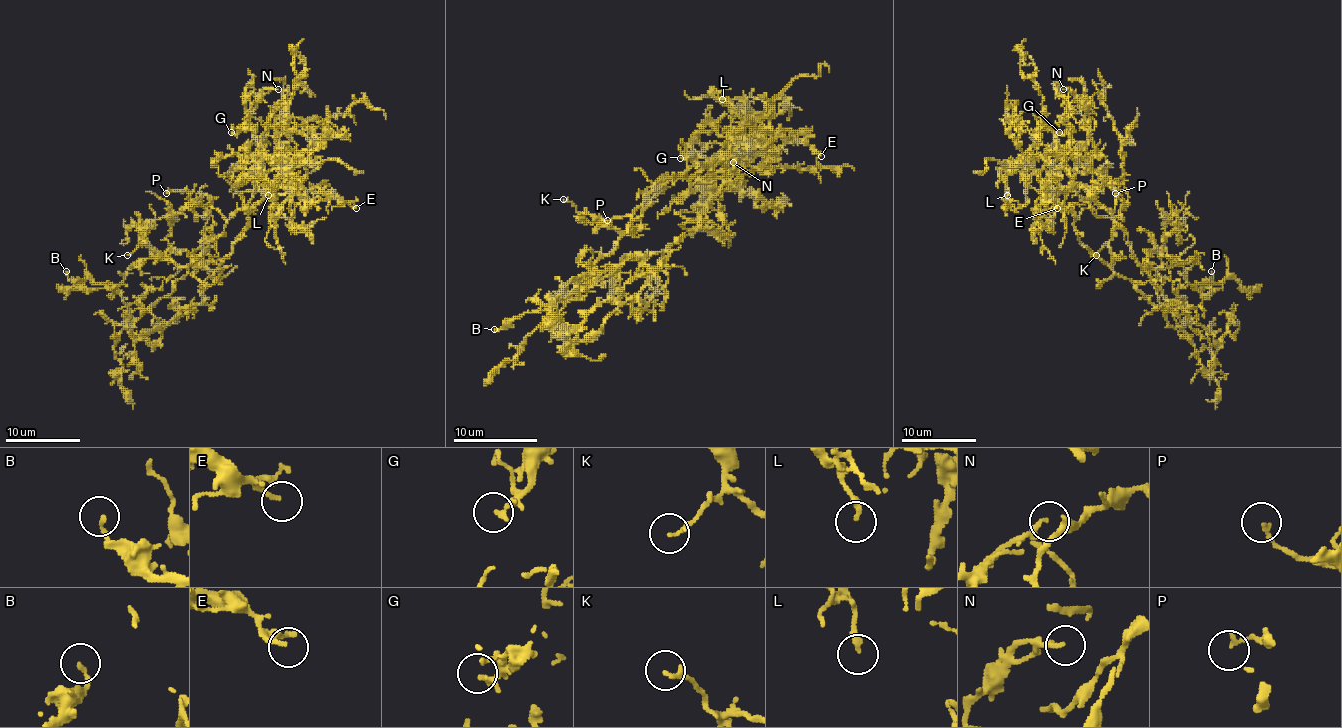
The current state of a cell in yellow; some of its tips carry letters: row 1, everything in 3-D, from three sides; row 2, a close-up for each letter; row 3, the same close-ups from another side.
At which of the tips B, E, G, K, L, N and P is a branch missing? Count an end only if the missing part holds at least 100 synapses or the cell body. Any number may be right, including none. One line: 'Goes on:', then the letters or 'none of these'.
Goes on: none of these

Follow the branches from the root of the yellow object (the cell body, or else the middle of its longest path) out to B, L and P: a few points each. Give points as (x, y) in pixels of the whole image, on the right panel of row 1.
B: (1055, 175), (1063, 167), (1111, 216), (1143, 270), (1146, 253), (1156, 249), (1182, 266), (1195, 288), (1211, 271)
L: (1055, 175), (1044, 180), (1029, 165), (1016, 165), (1009, 160), (1001, 167), (1007, 195)
P: (1055, 175), (1044, 190), (1063, 191), (1076, 219), (1085, 208), (1115, 217), (1128, 199), (1120, 190), (1115, 193)

